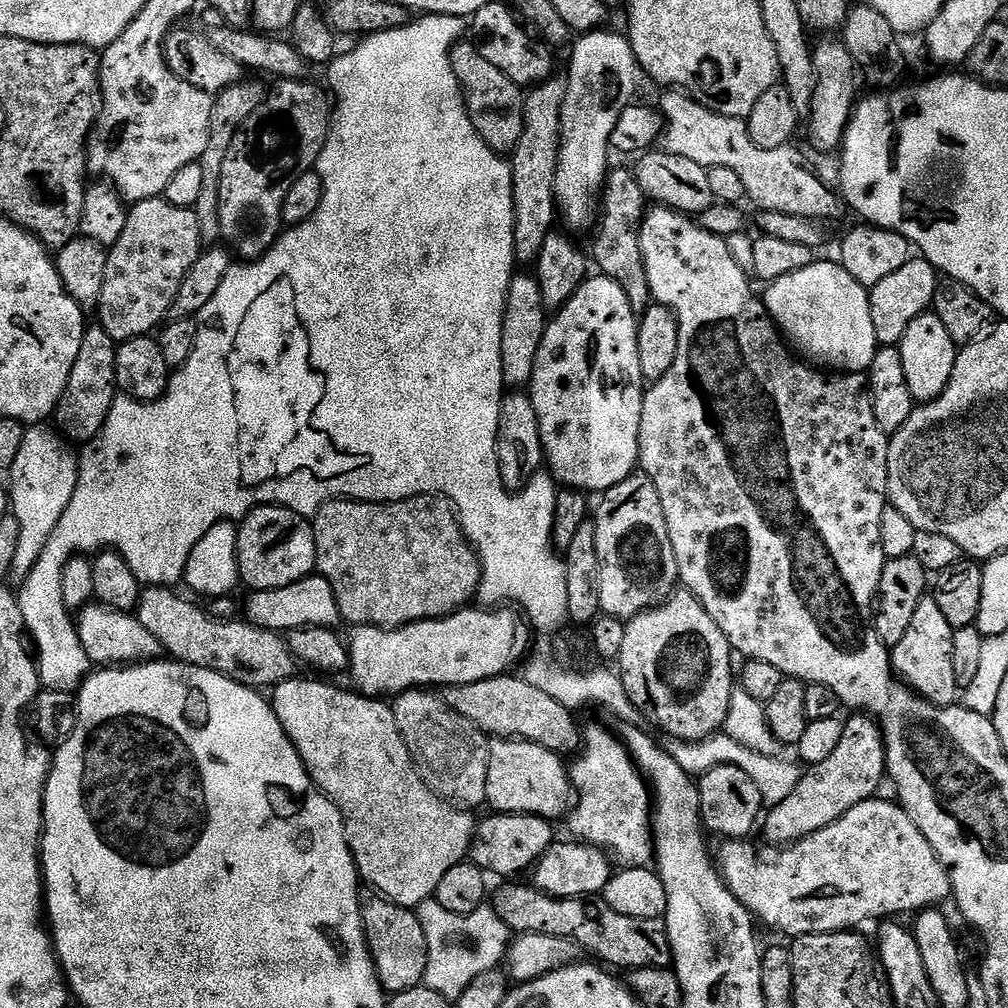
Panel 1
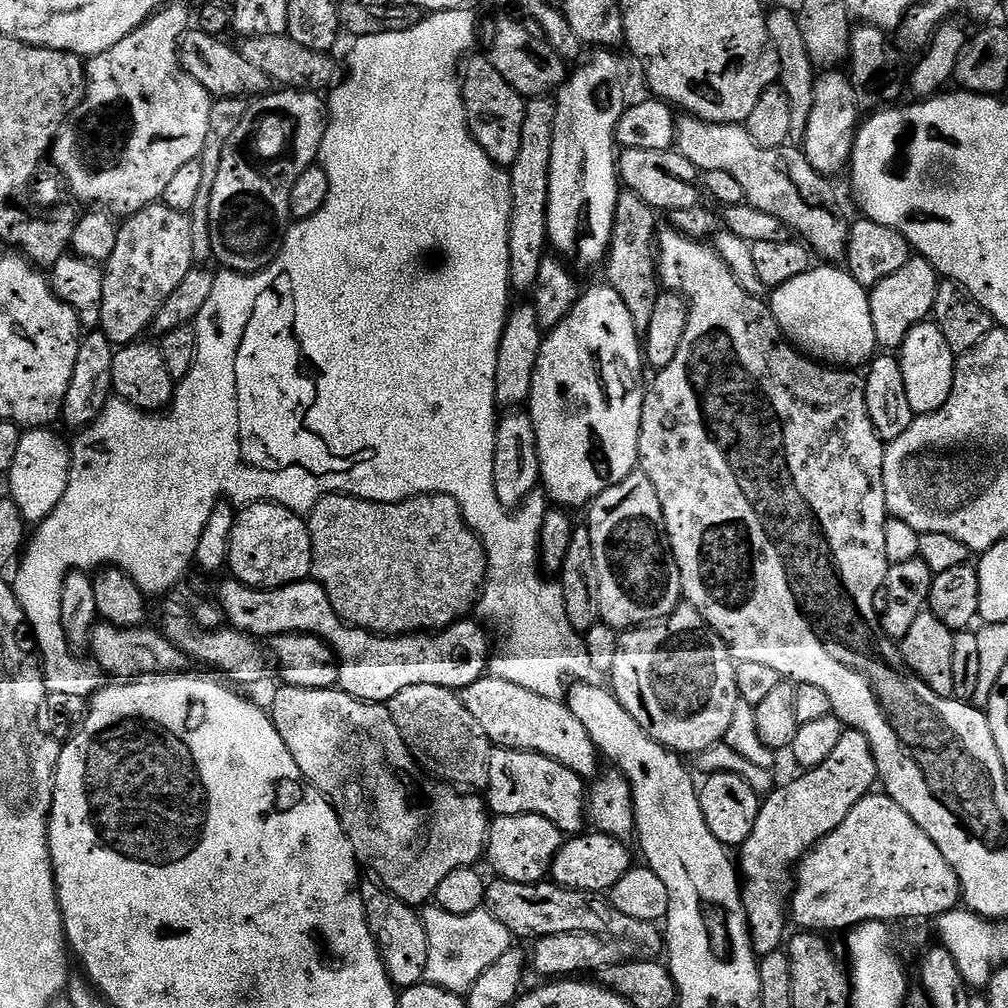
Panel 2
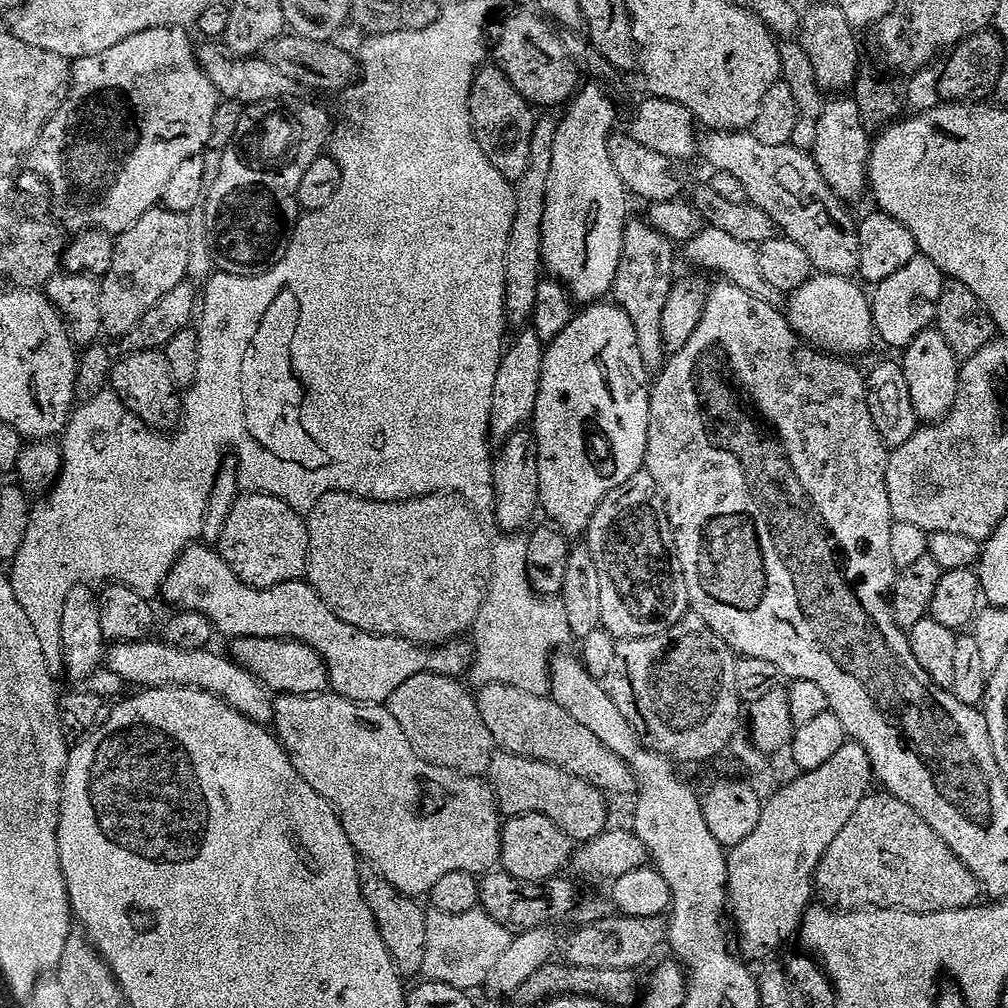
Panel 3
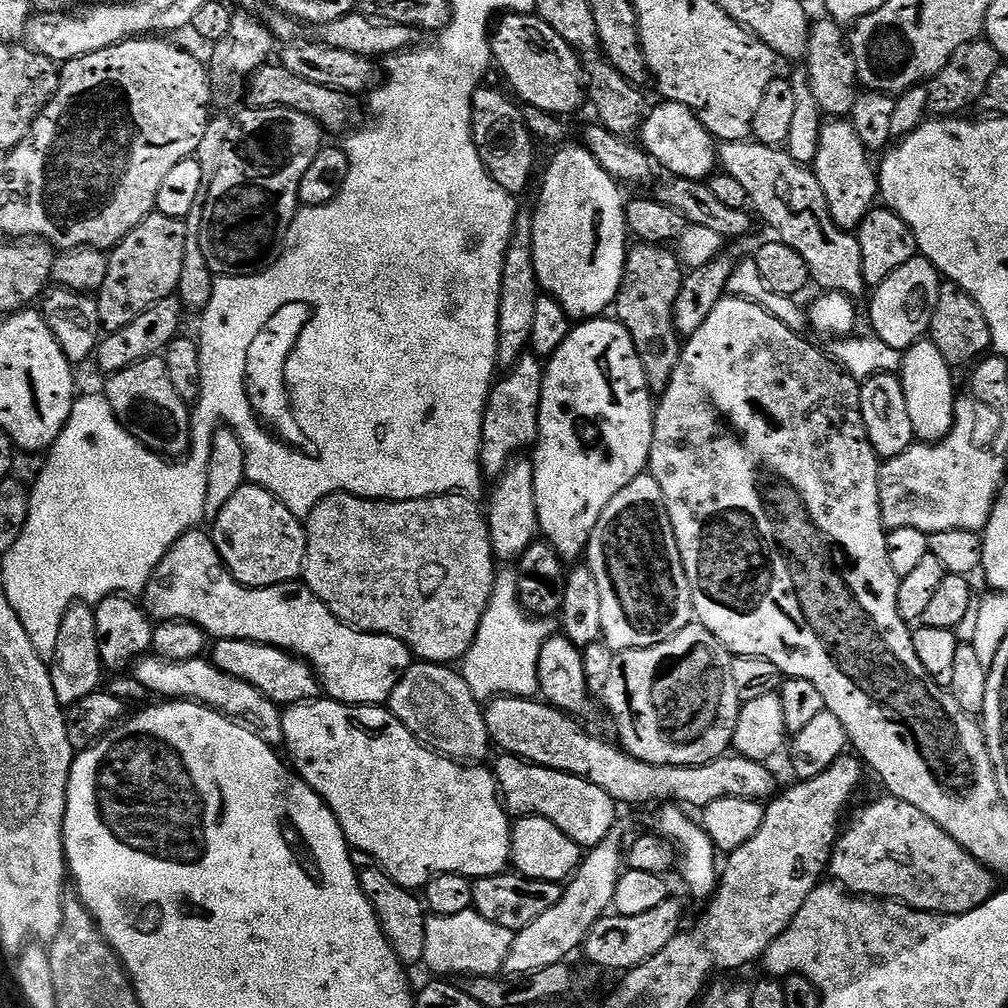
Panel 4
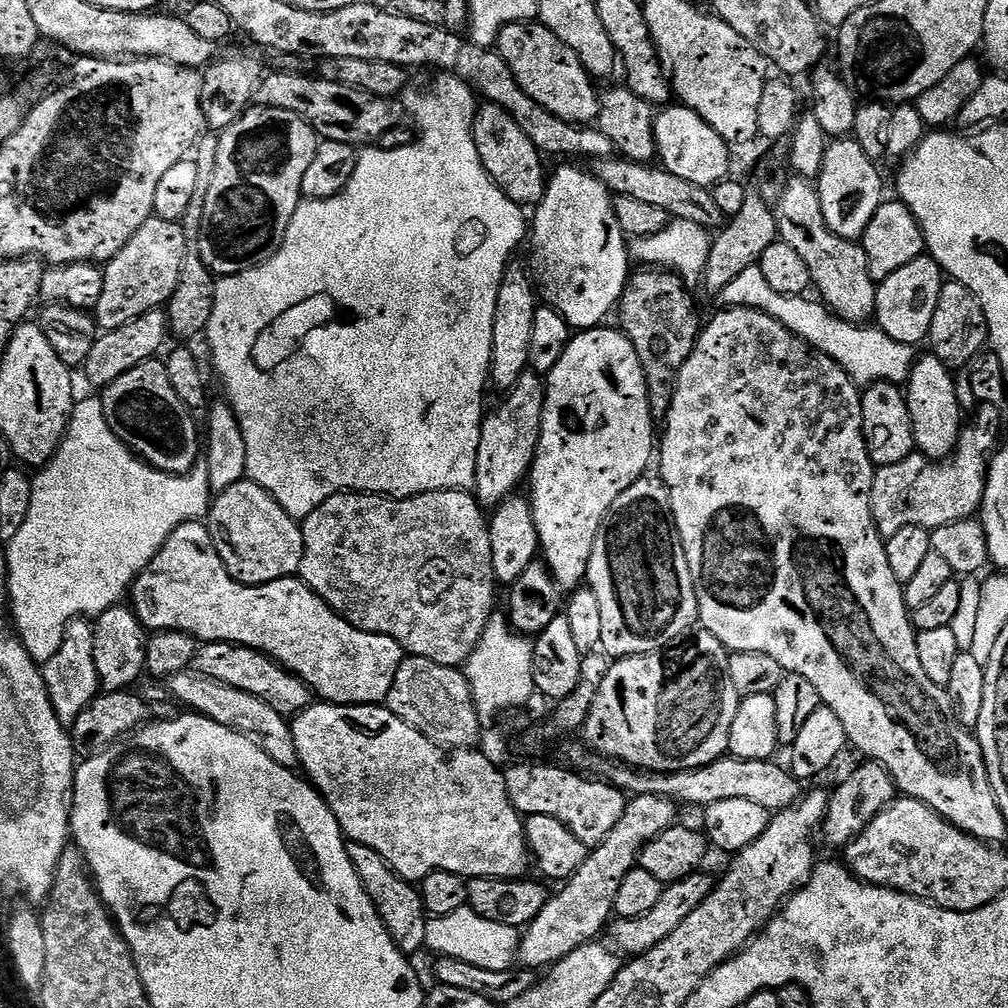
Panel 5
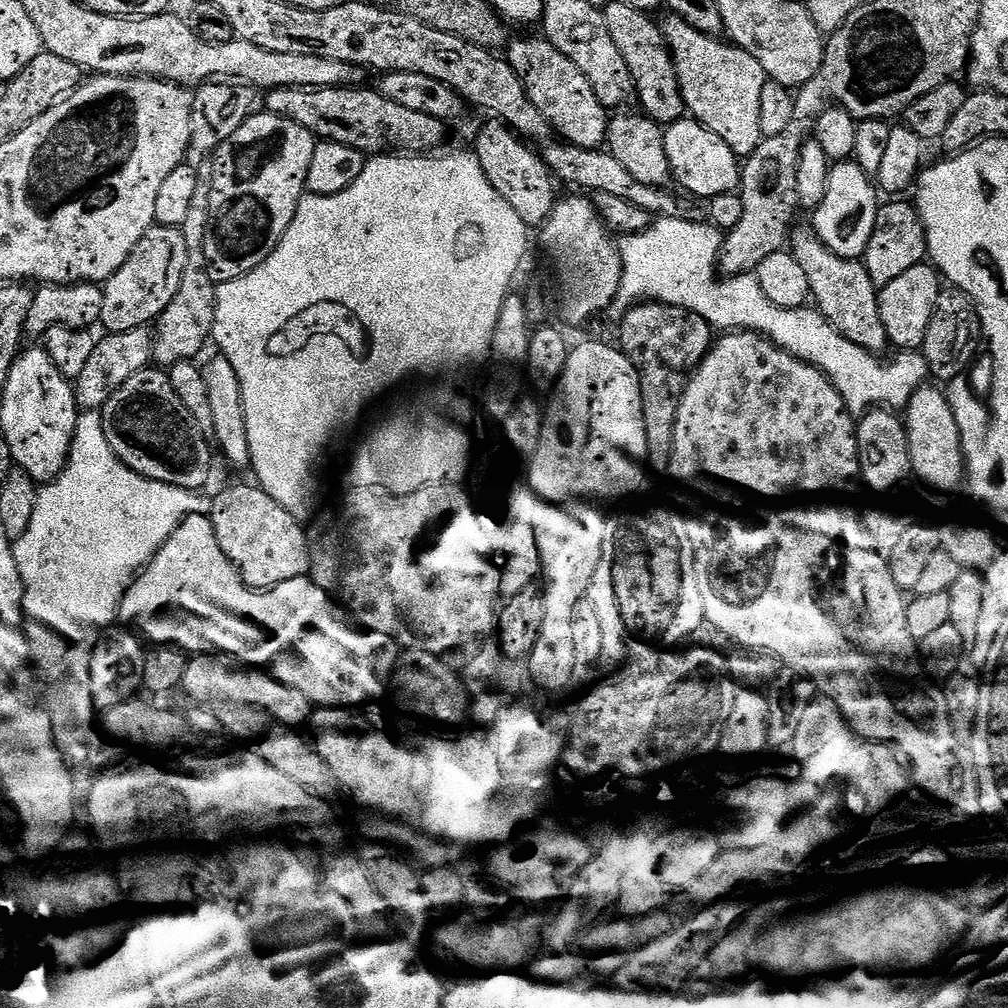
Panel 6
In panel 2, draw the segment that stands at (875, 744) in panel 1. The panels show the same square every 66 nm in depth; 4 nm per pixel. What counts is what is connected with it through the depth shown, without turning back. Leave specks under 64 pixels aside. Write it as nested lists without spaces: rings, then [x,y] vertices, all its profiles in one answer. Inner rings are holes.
[[[845,730],[842,734],[842,739],[838,742],[838,747],[834,750],[834,754],[830,754],[830,758],[826,758],[826,762],[822,762],[822,766],[818,766],[817,768],[810,768],[799,773],[801,776],[797,778],[797,780],[792,780],[789,784],[784,784],[781,786],[773,787],[772,791],[768,793],[767,796],[763,797],[762,803],[760,805],[760,813],[758,814],[758,822],[754,822],[754,830],[750,834],[750,838],[746,838],[746,842],[740,845],[738,849],[738,855],[740,855],[740,860],[738,856],[738,872],[741,877],[746,881],[742,888],[742,895],[744,897],[744,907],[748,910],[748,929],[752,931],[752,946],[756,950],[757,957],[768,956],[772,952],[779,952],[781,951],[782,945],[785,943],[786,935],[784,936],[784,931],[787,930],[788,924],[790,928],[790,901],[792,898],[792,894],[794,891],[794,869],[799,865],[800,861],[804,859],[805,856],[808,855],[809,852],[815,848],[818,841],[822,839],[824,836],[829,836],[831,832],[834,830],[838,830],[838,826],[842,826],[842,822],[846,822],[846,814],[850,814],[850,810],[854,810],[854,806],[858,806],[858,802],[862,802],[862,798],[866,798],[878,784],[878,773],[876,771],[876,759],[874,758],[874,754],[872,753],[872,747],[870,746],[870,742],[866,742],[866,734],[862,734],[861,732],[853,732],[851,730]]]

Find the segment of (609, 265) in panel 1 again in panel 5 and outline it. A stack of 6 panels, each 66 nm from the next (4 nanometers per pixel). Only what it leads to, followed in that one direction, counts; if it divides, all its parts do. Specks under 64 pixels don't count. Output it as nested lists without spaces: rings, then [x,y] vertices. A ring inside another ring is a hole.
[[[667,270],[640,271],[644,272],[633,271],[628,277],[628,285],[624,287],[624,296],[618,305],[618,317],[620,316],[621,324],[619,327],[636,347],[636,353],[644,367],[644,377],[648,383],[648,401],[652,407],[653,417],[664,418],[667,417],[668,408],[672,405],[674,374],[679,372],[686,358],[690,358],[702,331],[702,320],[700,324],[700,316],[696,313],[691,298],[684,293],[685,285],[673,273]]]

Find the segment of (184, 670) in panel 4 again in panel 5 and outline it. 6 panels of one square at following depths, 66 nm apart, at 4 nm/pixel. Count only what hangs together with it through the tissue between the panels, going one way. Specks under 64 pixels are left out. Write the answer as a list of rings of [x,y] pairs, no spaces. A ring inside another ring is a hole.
[[[195,670],[180,672],[171,677],[166,687],[172,691],[172,696],[178,703],[188,707],[185,709],[232,728],[244,736],[251,736],[271,760],[278,762],[278,766],[291,769],[297,767],[298,759],[291,723],[285,716],[278,714],[278,710],[266,706],[262,698],[254,698],[254,694],[246,694],[246,690],[234,690],[234,686],[226,686],[214,678],[201,676]]]

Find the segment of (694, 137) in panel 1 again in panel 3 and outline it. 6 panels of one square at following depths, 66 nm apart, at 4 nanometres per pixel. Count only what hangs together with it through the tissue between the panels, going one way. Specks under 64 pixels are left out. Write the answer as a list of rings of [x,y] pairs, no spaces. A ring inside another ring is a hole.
[[[716,130],[702,140],[702,156],[708,159],[709,169],[726,174],[734,174],[734,178],[742,181],[742,187],[748,195],[748,203],[758,206],[758,210],[766,210],[770,218],[774,218],[777,229],[783,239],[798,242],[802,250],[810,257],[813,269],[825,276],[855,277],[860,271],[860,243],[858,242],[858,224],[847,212],[845,201],[830,190],[830,186],[816,169],[816,161],[807,151],[792,147],[765,146],[758,138],[744,130]]]

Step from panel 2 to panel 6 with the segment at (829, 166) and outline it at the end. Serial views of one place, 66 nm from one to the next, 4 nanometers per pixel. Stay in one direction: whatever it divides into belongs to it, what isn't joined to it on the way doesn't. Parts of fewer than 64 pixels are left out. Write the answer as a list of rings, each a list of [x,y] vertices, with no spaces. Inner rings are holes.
[[[833,163],[826,198],[822,198],[822,202],[814,209],[815,235],[840,255],[863,257],[870,234],[874,234],[874,222],[878,222],[878,210],[882,203],[882,196],[879,195],[877,181],[859,163]]]

